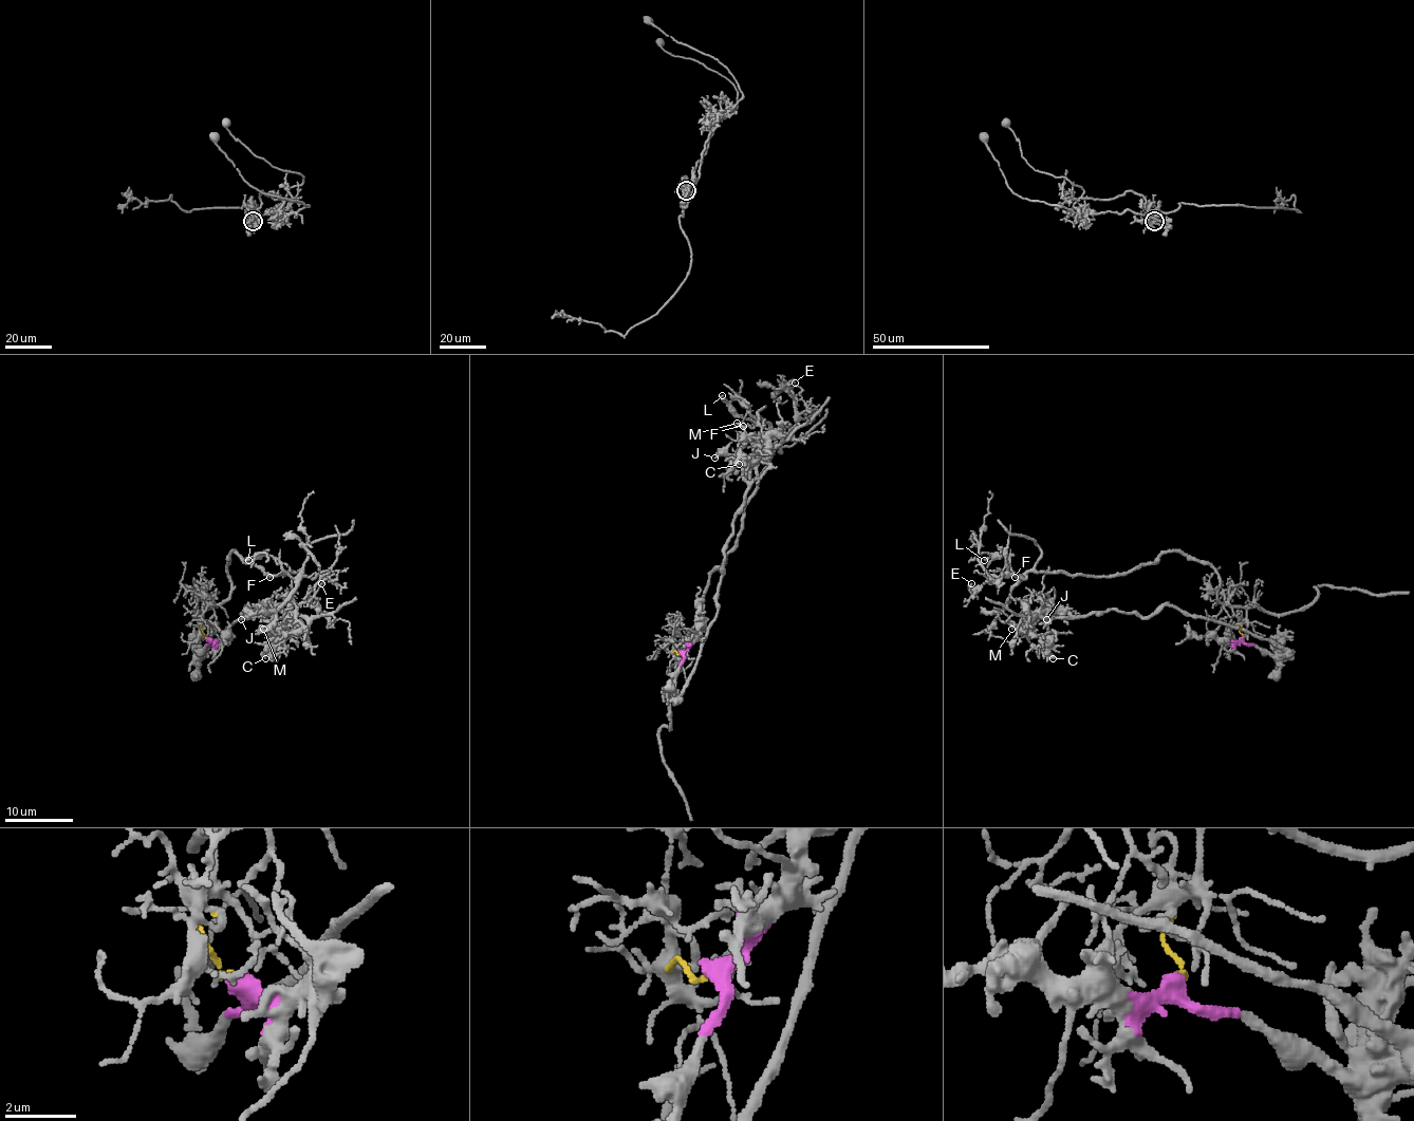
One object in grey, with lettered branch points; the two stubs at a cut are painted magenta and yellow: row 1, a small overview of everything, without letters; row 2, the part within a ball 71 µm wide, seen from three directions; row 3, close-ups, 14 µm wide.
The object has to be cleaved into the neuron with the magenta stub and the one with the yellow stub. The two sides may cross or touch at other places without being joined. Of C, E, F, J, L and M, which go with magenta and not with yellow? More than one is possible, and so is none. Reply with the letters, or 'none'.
C, J, M

